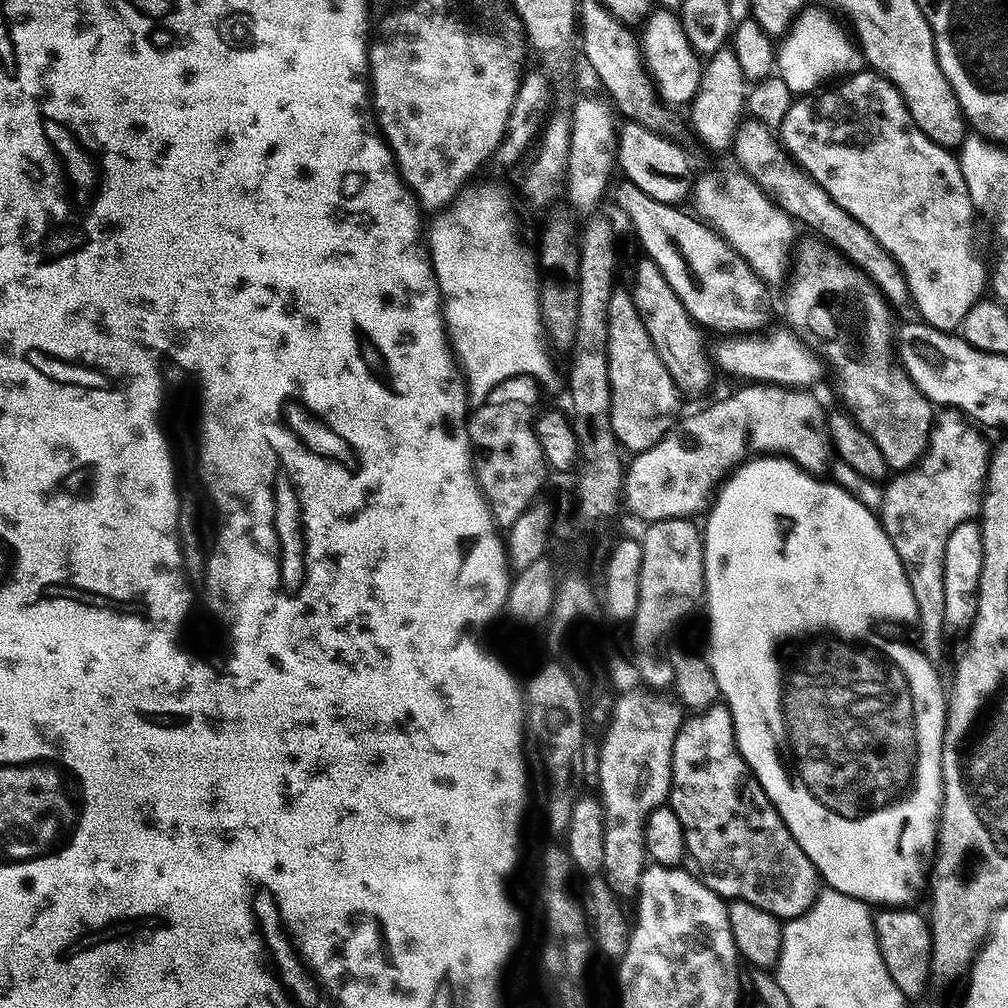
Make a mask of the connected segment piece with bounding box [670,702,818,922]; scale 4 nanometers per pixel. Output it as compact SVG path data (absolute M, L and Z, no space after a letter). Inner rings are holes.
M717 702L705 712L689 715L684 723L680 725L680 733L674 738L674 750L672 751L670 806L674 810L674 814L678 814L678 822L682 822L684 847L687 855L690 860L692 856L693 862L700 867L698 875L710 890L714 890L725 901L745 900L750 902L750 906L758 906L758 910L766 910L771 916L777 917L784 922L793 920L794 917L801 916L806 910L810 910L810 906L816 901L816 893L818 891L816 867L810 862L810 858L806 858L802 846L798 846L798 842L794 842L786 822L782 822L782 818L778 814L776 807L770 802L766 790L762 790L758 778L750 770L748 763L742 758L742 754L736 745L736 731L734 730L732 715L728 707L723 703Z

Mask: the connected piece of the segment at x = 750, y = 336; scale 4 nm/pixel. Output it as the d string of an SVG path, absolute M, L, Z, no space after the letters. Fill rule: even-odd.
M772 328L769 332L763 330L748 330L745 336L728 336L716 345L711 345L710 359L717 369L737 376L740 382L755 382L758 384L782 384L785 388L807 389L808 384L816 384L820 380L820 356L803 340L805 337L799 331L788 328Z

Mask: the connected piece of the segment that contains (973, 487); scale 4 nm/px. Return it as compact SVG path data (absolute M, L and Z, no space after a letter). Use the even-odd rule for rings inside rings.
M955 410L941 413L932 425L928 451L919 464L897 471L883 485L884 503L878 509L878 519L902 562L918 606L918 647L933 662L940 662L944 656L944 620L946 624L949 606L944 581L946 538L954 534L954 526L979 517L984 479L988 476L987 455L975 454L975 442L965 438L969 427L965 417Z

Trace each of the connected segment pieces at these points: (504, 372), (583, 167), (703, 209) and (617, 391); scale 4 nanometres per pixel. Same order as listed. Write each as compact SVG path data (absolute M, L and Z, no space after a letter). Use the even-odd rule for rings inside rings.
M492 184L471 188L461 192L447 208L437 211L433 215L436 217L432 220L432 229L426 232L426 247L440 287L448 342L464 373L468 399L472 402L484 400L494 386L515 376L531 376L545 393L556 392L559 388L561 391L562 376L556 373L552 365L554 356L540 317L537 257L533 249L531 252L520 242L520 236L516 233L516 216L512 213L507 194Z
M577 99L572 108L566 200L568 196L568 204L576 212L594 211L599 206L600 199L606 196L614 178L612 168L614 172L618 120L613 109L603 99L601 100Z
M743 170L704 172L695 177L690 204L695 215L711 226L757 276L769 285L776 284L788 272L788 255L796 240L797 221Z
M613 291L608 307L608 369L610 370L610 426L614 426L614 434L618 438L621 449L635 454L645 452L663 438L670 429L681 419L680 387L674 382L666 362L658 354L650 334L640 317L638 306L634 306L631 291Z

